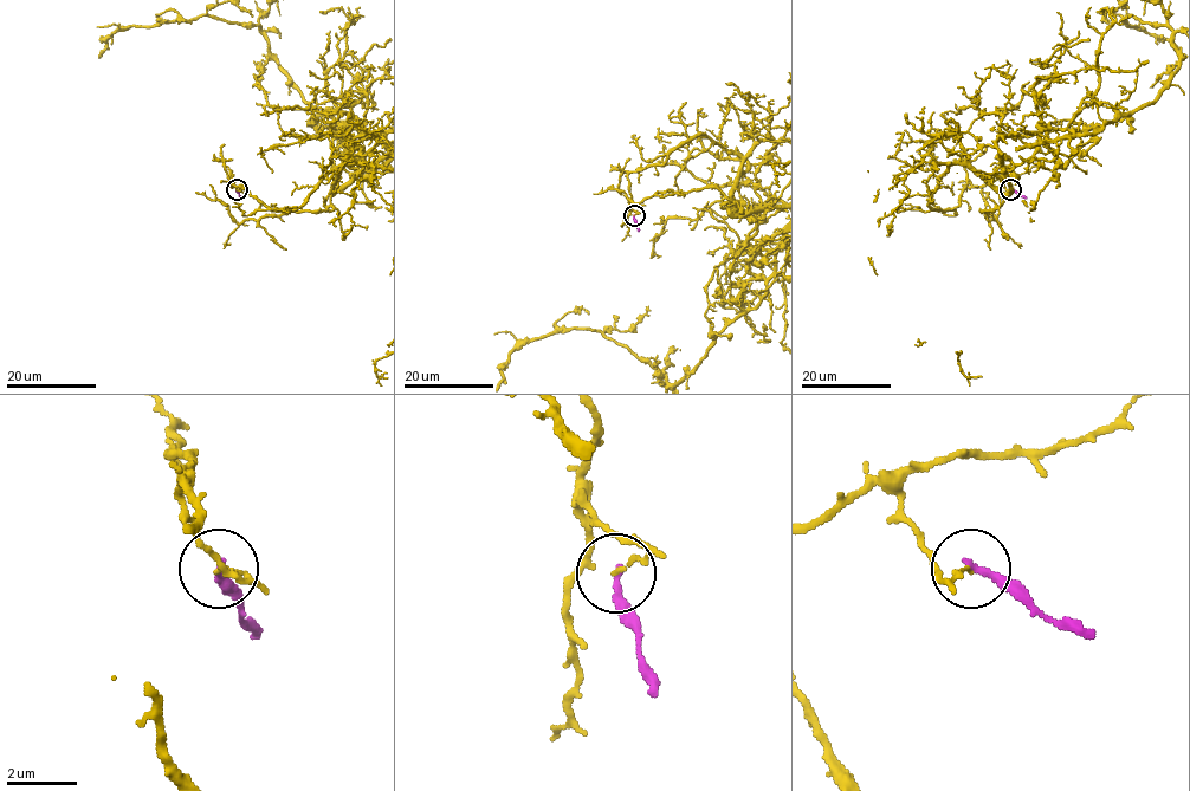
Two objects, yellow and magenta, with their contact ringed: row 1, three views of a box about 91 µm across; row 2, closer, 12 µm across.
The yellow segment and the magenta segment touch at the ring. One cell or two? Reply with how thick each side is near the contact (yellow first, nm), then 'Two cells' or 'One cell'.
Thickness 120 nm (yellow) against 220 nm. Two cells

